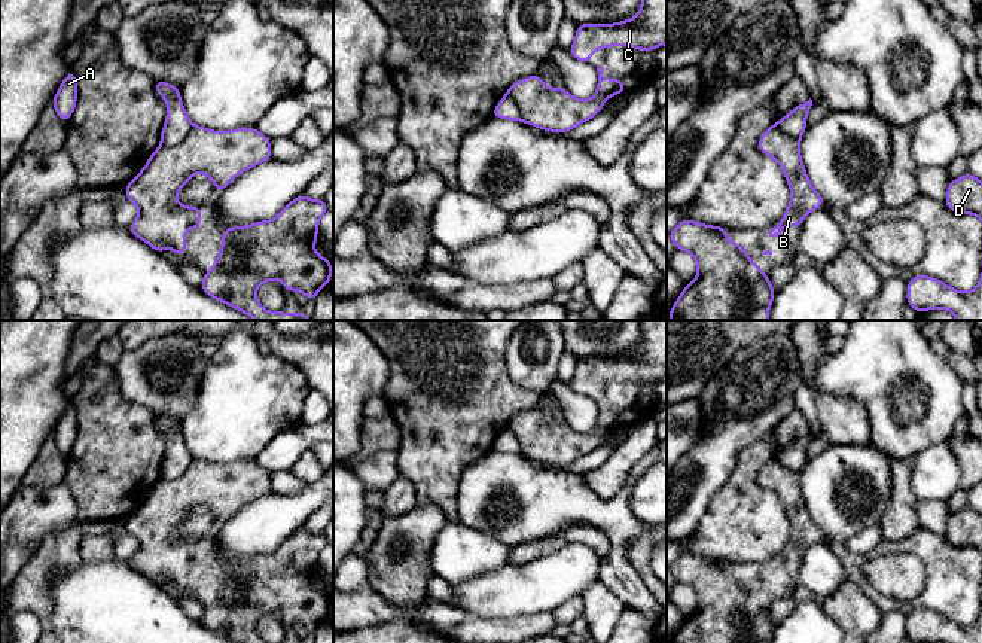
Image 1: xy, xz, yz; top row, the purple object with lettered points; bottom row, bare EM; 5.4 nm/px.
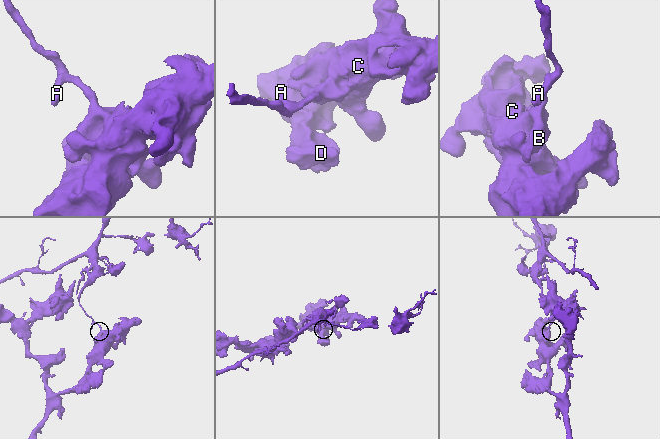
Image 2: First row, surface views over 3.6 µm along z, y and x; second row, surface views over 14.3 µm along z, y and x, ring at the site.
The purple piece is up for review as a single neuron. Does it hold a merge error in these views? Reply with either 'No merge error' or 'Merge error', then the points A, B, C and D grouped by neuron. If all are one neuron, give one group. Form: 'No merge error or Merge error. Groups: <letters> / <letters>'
Merge error. Groups: A / B C D

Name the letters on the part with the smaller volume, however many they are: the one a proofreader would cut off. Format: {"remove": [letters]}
{"remove": ["A"]}

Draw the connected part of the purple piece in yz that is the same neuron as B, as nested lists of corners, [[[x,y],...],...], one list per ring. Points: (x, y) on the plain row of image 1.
[[[772,457],[759,472],[759,484],[780,497],[792,524],[781,557],[768,566],[769,570],[781,569],[781,564],[790,558],[800,563],[803,551],[824,539],[800,493],[800,472],[786,469],[777,457]]]

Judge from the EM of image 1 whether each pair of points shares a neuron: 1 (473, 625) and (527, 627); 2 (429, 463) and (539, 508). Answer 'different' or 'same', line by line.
1: same
2: different

